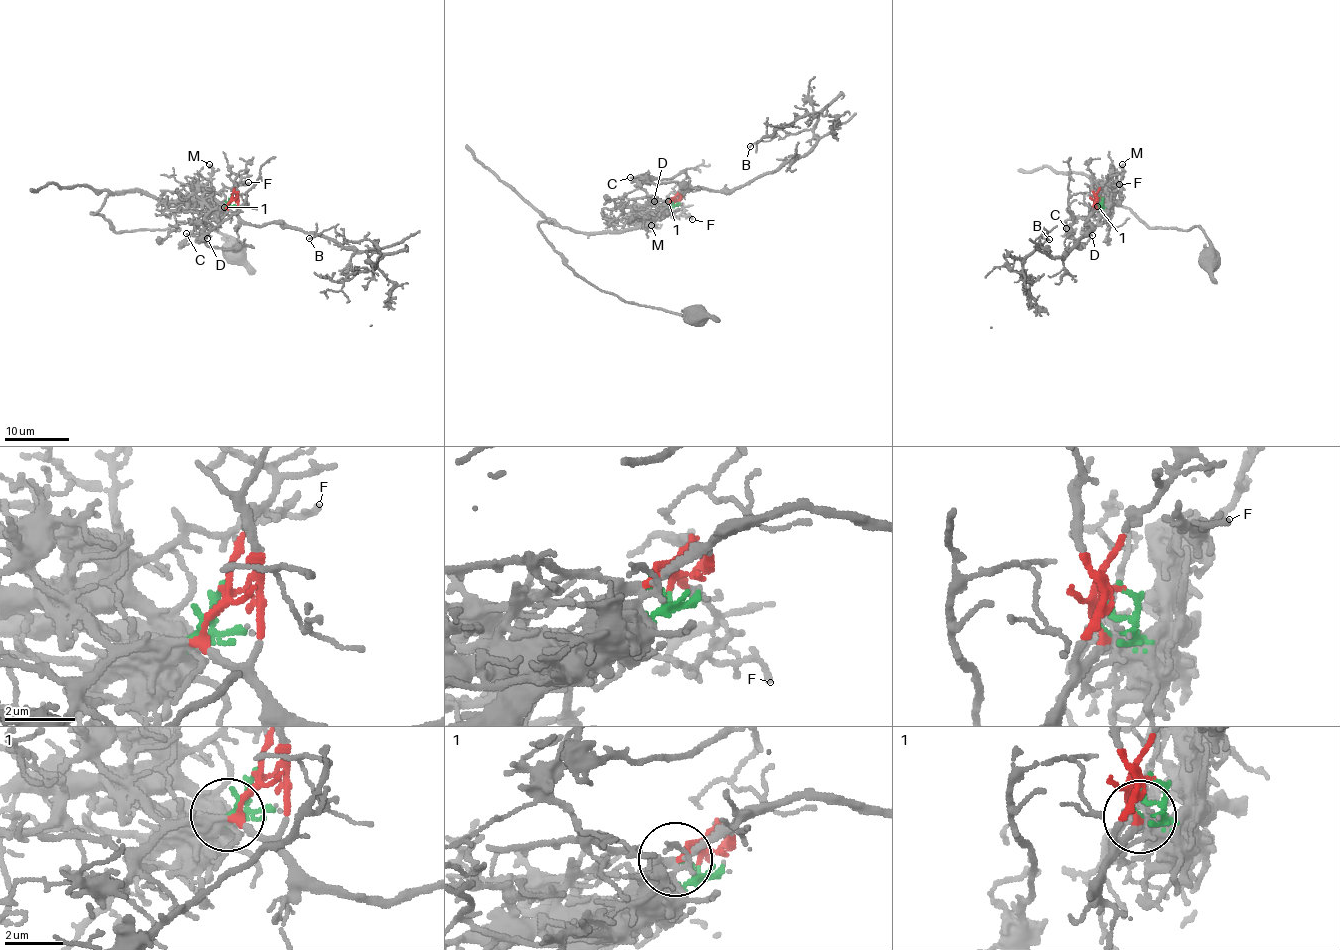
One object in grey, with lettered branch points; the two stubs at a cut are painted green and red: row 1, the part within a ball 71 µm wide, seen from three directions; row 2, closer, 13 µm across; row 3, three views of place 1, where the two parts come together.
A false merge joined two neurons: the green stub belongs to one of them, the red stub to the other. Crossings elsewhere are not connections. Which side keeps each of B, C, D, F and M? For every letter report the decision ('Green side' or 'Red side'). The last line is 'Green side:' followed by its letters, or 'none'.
B: Red side
C: Red side
D: Red side
F: Green side
M: Green side
Green side: F, M

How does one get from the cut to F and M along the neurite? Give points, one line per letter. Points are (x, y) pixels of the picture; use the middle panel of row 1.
F: (673, 202), (671, 208), (658, 212), (692, 219)
M: (673, 202), (671, 208), (659, 214), (655, 225), (652, 226)

